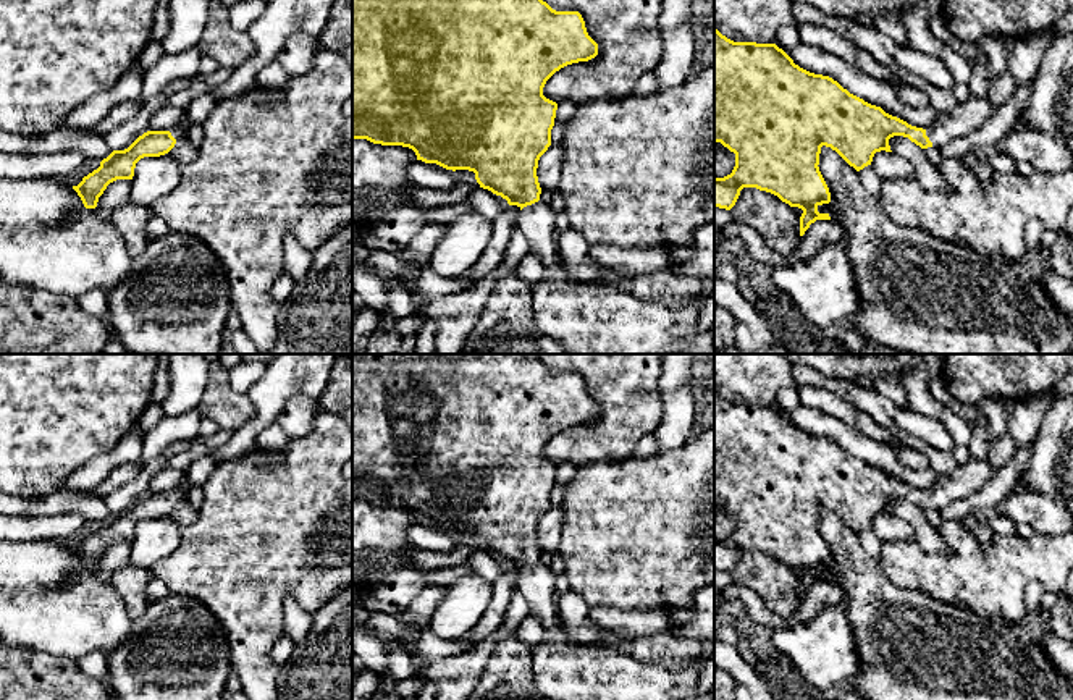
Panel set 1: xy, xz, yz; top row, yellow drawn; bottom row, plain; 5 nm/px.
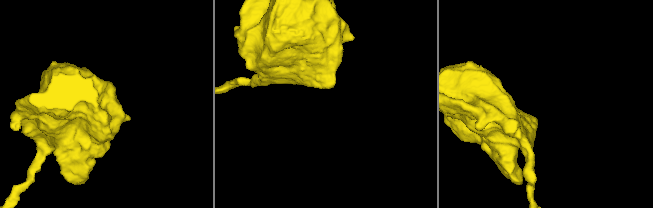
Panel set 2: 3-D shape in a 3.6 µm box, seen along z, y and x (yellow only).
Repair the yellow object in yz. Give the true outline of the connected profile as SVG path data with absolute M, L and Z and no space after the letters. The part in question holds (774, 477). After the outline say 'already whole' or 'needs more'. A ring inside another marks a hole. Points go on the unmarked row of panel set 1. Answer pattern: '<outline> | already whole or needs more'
M714 390L714 504L735 516L732 535L714 540L714 569L730 572L743 550L756 550L803 572L803 598L816 582L831 582L829 576L818 574L831 564L818 529L823 508L860 533L871 527L876 514L892 514L889 501L894 498L908 500L921 511L940 511L952 501L970 498L994 475L987 459L970 459L953 472L937 475L926 491L916 490L850 456L832 440L800 430L776 406L734 404Z | needs more

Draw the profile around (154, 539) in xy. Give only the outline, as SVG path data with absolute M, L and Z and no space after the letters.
M170 516L144 519L136 525L129 563L149 569L179 543L183 527Z

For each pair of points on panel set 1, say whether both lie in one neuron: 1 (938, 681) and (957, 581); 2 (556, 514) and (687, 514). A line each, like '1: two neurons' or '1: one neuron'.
1: two neurons
2: two neurons

